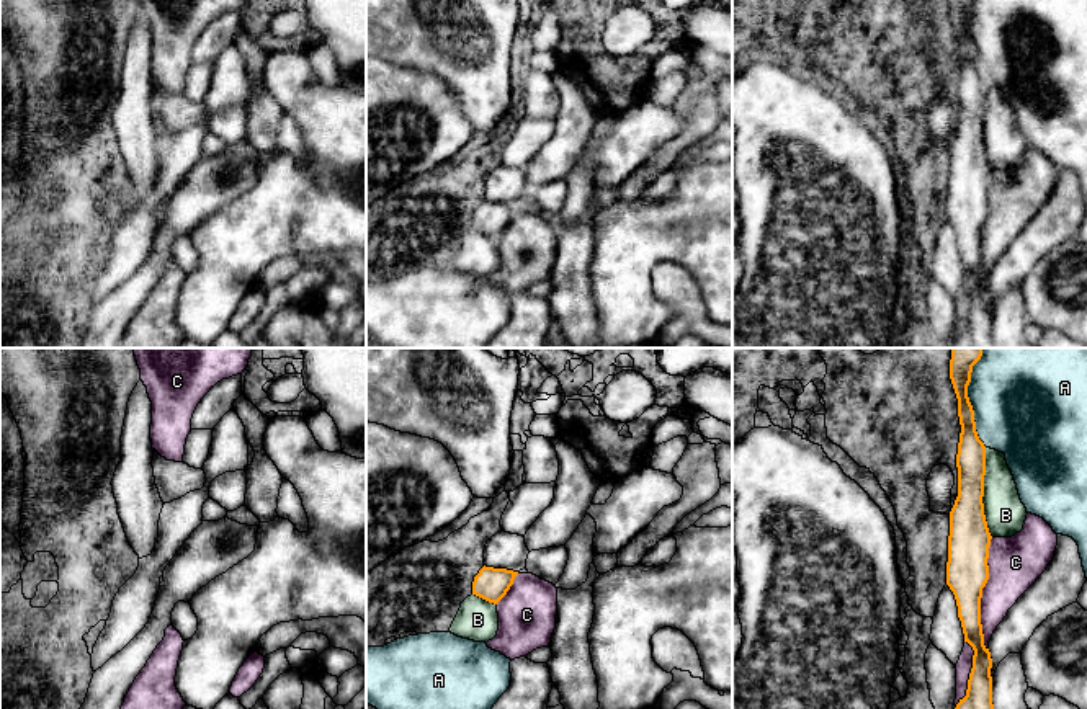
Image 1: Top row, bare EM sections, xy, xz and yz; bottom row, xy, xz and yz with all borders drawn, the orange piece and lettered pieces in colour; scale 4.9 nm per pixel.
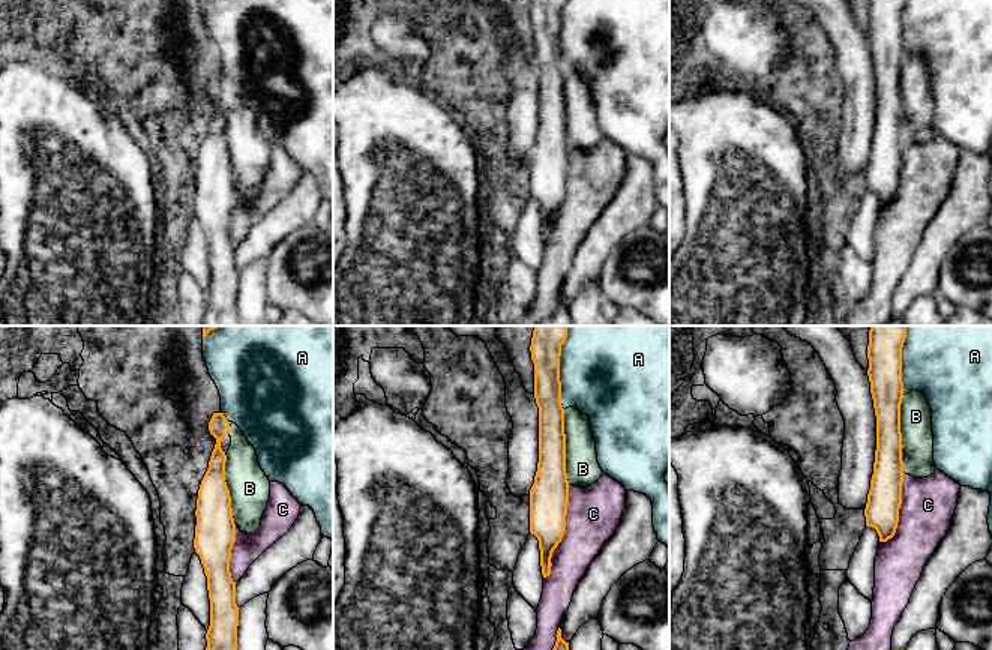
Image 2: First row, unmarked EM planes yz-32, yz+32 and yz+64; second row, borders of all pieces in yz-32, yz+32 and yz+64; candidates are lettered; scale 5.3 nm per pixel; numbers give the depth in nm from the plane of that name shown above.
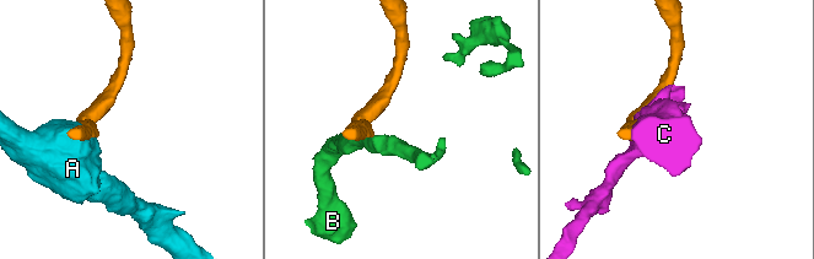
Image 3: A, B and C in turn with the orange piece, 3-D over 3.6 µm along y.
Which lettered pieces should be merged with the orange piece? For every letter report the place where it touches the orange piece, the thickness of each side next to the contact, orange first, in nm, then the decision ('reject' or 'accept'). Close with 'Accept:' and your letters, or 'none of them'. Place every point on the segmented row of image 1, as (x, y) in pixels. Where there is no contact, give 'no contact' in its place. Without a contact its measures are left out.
A: meets orange in yz at (968, 397); 160 nm thick on the orange side, 480 nm on the other; reject
B: meets orange in yz at (983, 492); 200 nm thick on the orange side, 200 nm on the other; reject
C: meets orange in yz at (981, 593); 200 nm thick on the orange side, 260 nm on the other; reject
Accept: none of them

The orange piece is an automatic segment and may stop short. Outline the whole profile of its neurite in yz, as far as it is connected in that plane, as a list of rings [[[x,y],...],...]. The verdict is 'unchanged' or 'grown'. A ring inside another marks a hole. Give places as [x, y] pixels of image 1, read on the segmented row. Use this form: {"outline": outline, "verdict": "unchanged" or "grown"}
{"outline": [[[951,348],[950,379],[961,425],[958,475],[955,477],[948,466],[938,464],[927,477],[930,511],[950,516],[946,585],[956,600],[964,642],[974,650],[966,696],[955,709],[994,709],[992,658],[984,645],[981,624],[981,598],[989,580],[987,559],[992,539],[982,503],[986,446],[977,436],[968,397],[973,366],[981,356],[982,348]]], "verdict": "grown"}

